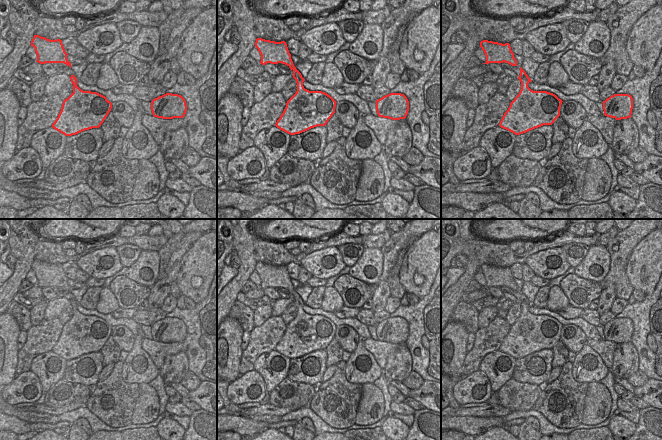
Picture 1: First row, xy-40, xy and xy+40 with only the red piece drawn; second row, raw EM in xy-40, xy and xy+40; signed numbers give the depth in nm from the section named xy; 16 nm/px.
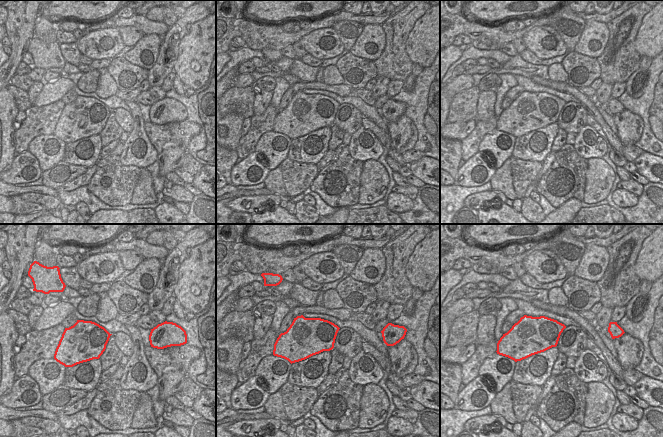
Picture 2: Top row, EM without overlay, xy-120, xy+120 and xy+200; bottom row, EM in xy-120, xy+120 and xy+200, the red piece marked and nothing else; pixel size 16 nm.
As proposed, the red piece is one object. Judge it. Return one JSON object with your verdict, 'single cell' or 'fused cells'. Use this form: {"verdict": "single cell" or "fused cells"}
{"verdict": "single cell"}

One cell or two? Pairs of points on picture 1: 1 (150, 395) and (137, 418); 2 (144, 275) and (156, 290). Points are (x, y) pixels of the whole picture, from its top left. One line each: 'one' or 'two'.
1: one
2: two

